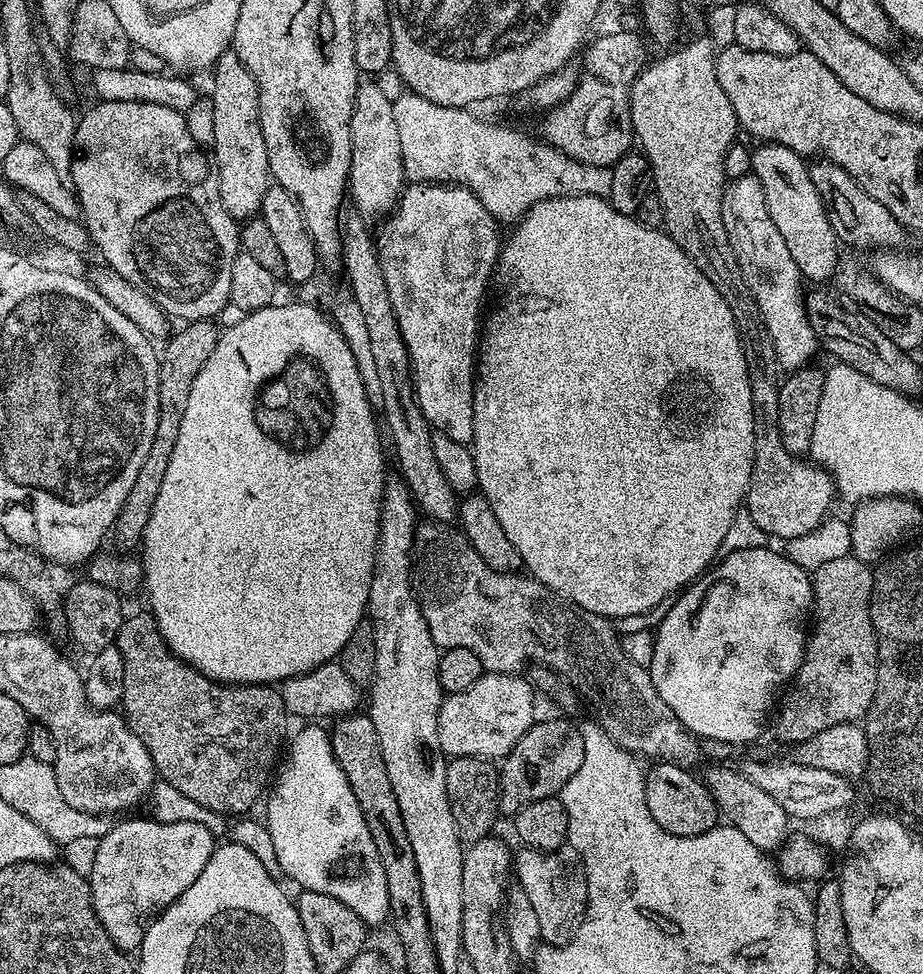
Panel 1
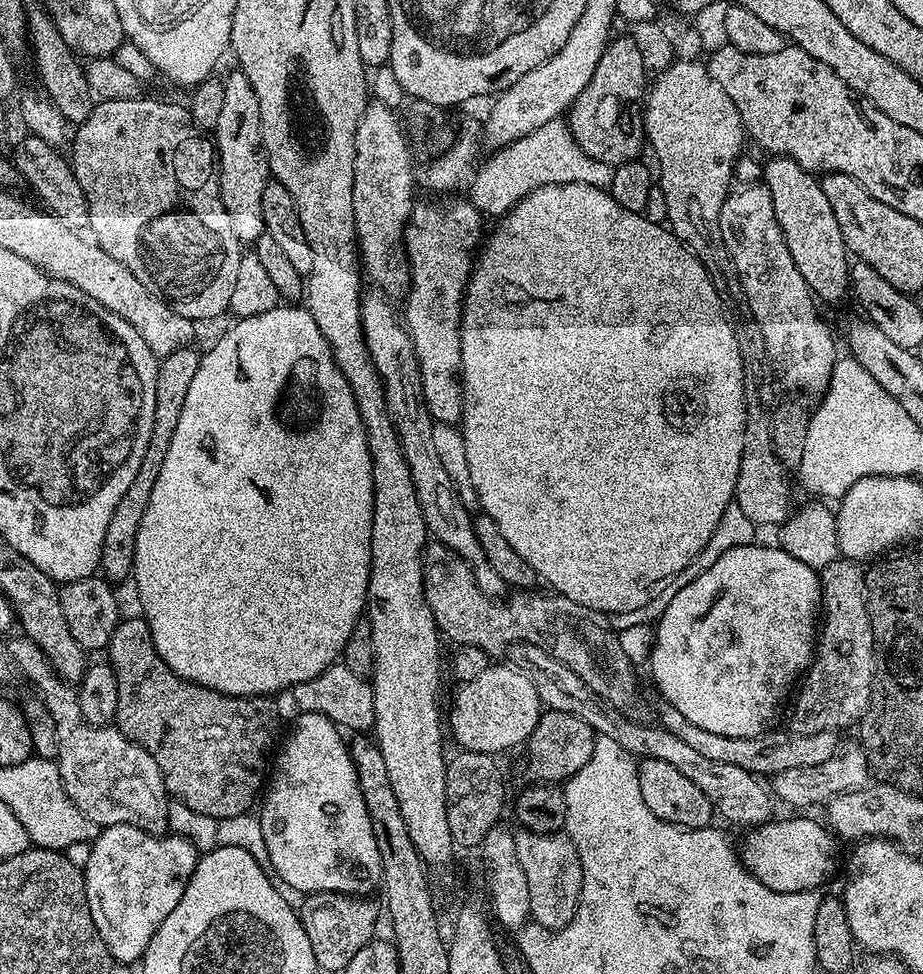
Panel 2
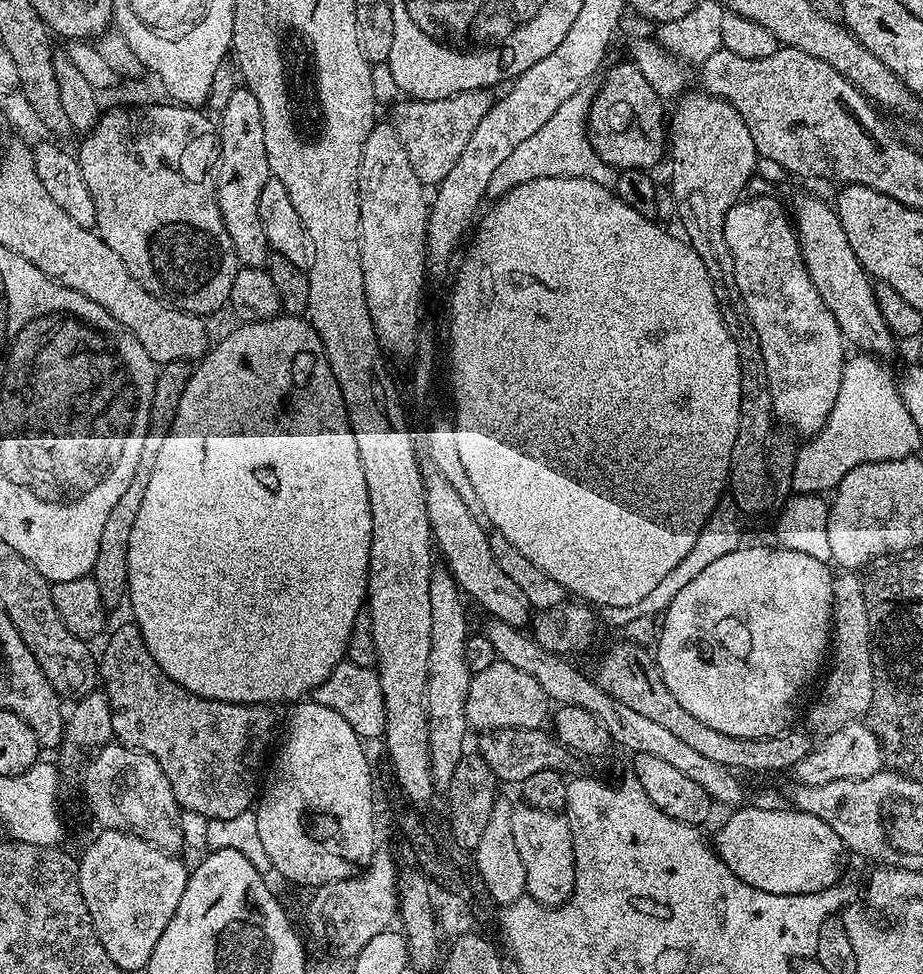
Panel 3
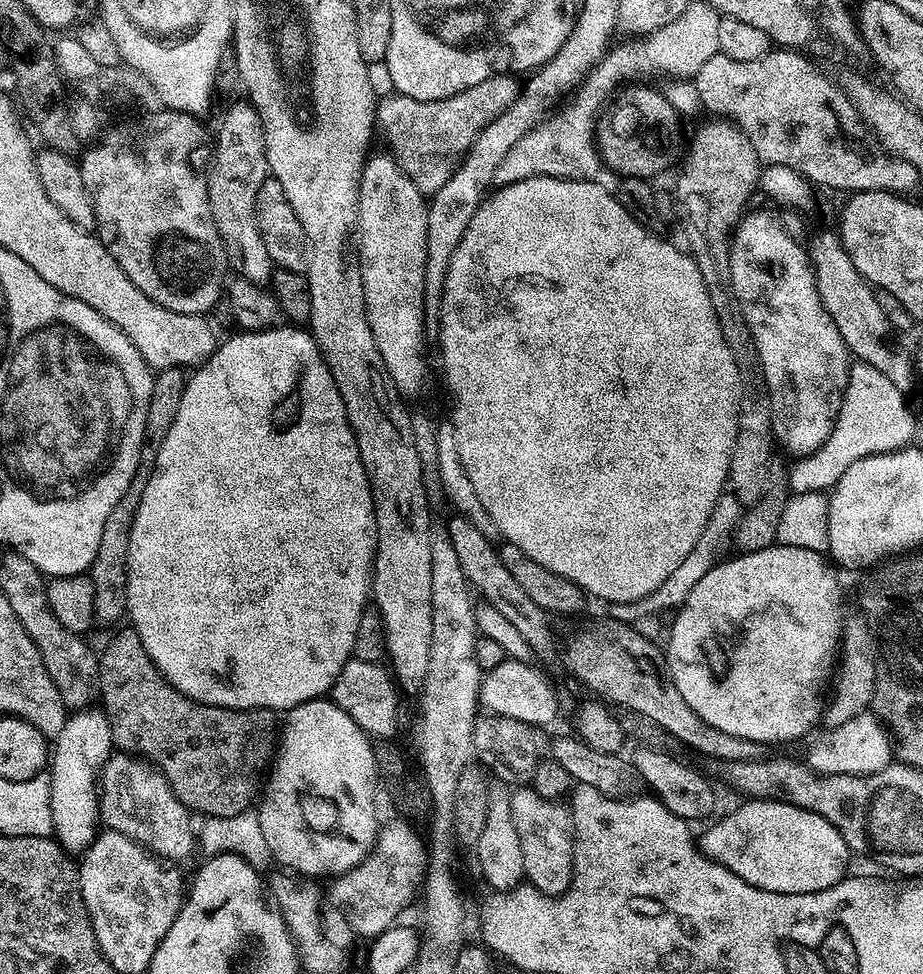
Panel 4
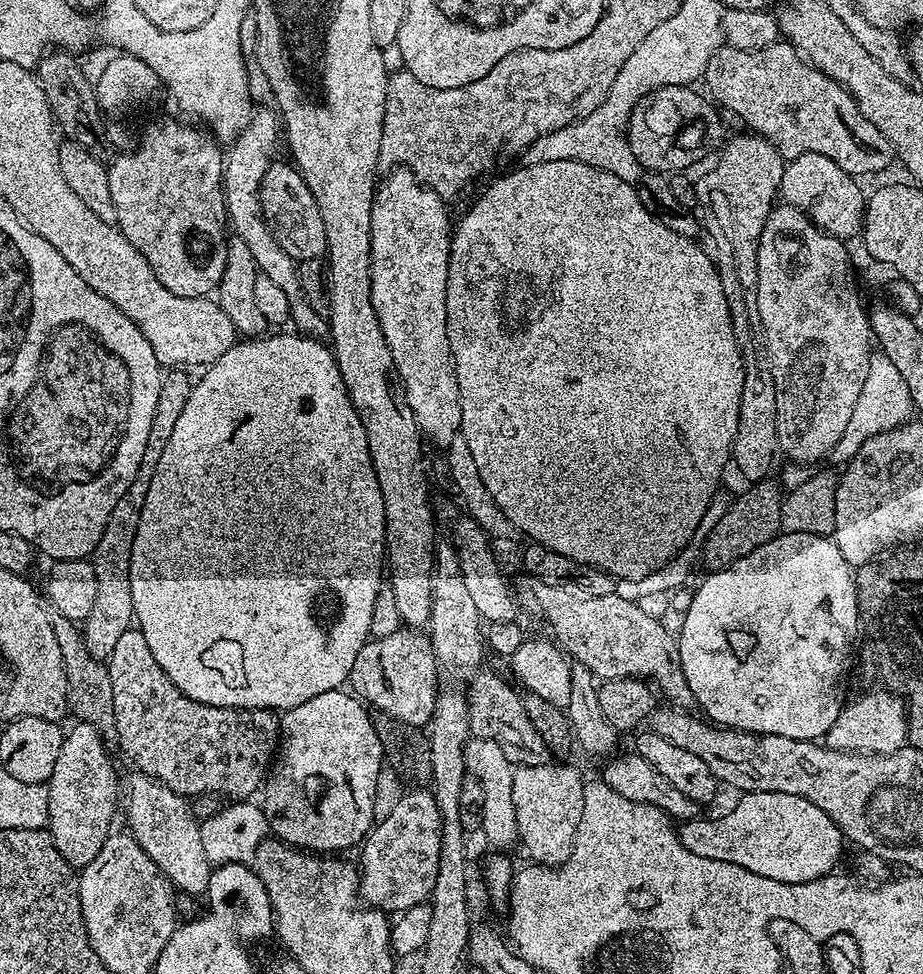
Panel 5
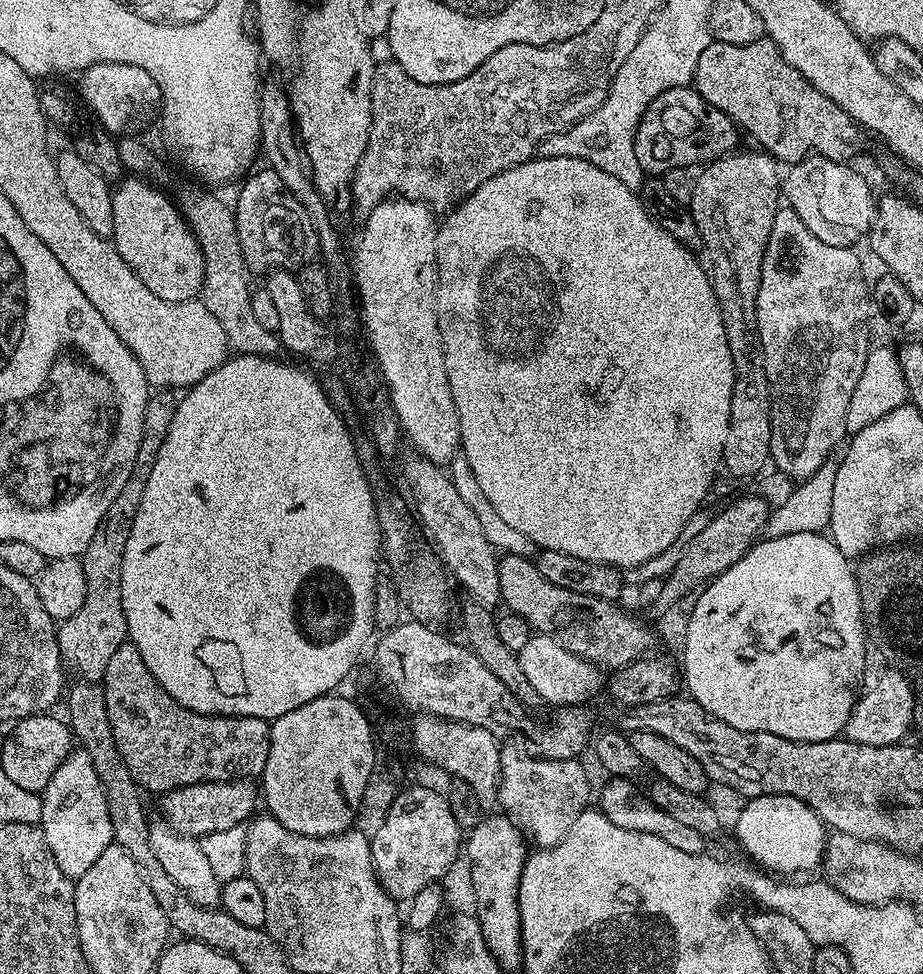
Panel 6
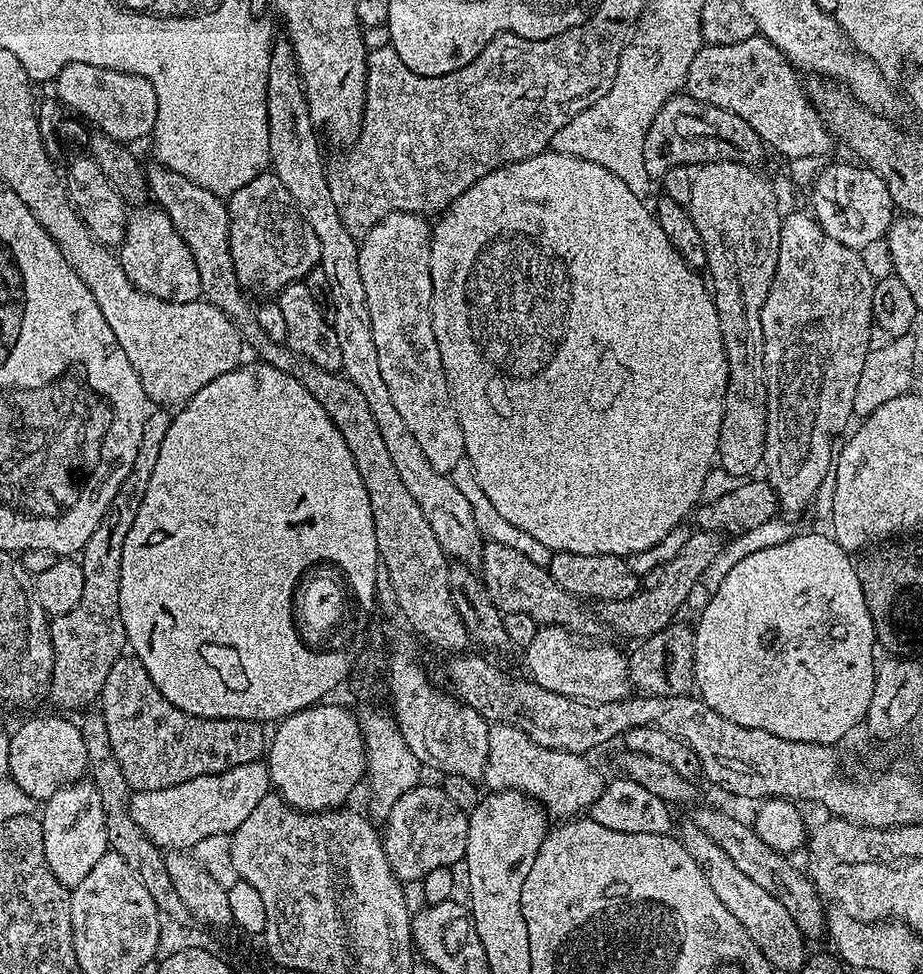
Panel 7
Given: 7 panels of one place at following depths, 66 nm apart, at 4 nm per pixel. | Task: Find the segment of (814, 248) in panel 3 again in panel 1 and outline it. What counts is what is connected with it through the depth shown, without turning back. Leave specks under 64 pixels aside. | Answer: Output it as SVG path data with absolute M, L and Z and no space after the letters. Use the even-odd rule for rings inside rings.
M760 142L755 146L757 148L752 148L750 152L751 175L760 179L762 194L766 194L766 210L770 210L770 219L774 221L778 234L782 234L782 239L786 241L790 258L794 258L805 281L828 282L840 260L840 252L836 249L838 237L820 191L810 178L805 157L781 144Z

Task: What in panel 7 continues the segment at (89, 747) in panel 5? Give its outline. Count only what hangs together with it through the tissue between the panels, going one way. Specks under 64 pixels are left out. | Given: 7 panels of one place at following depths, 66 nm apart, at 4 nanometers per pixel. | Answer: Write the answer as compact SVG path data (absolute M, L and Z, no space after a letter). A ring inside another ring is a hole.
M80 778L73 783L64 785L53 794L49 800L43 801L42 812L39 817L42 826L42 842L44 843L44 857L54 874L54 878L71 890L94 870L94 862L102 858L109 851L108 831L104 807L100 795L91 779Z

